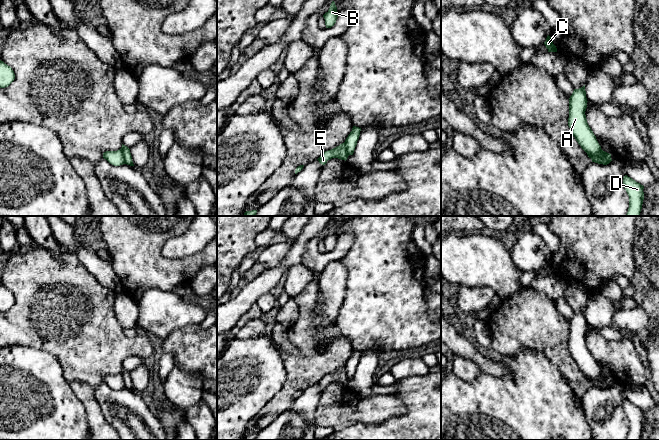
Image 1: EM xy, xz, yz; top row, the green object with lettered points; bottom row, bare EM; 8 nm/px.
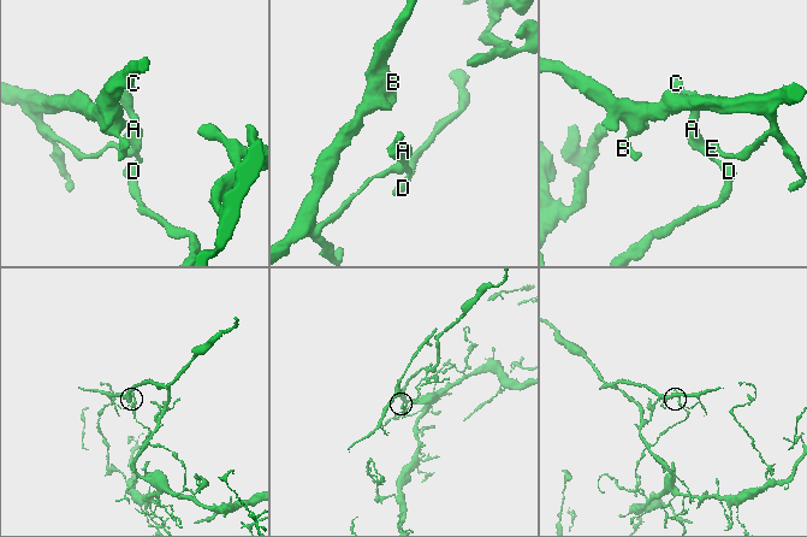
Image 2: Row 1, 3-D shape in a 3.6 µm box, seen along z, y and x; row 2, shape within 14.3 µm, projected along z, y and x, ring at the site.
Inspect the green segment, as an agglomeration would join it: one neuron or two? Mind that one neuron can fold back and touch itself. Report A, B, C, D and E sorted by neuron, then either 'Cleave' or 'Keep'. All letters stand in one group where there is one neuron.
Groups: A C D / B E. Cleave

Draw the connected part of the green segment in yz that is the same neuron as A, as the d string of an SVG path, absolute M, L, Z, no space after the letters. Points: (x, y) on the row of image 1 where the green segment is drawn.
M585 85L574 89L569 98L568 126L581 148L589 158L592 158L595 154L600 156L602 149L587 123L585 115L587 102Z

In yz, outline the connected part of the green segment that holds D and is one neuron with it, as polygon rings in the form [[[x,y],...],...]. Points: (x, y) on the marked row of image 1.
[[[627,175],[623,177],[623,184],[629,196],[629,208],[626,216],[640,216],[644,200],[644,186]]]

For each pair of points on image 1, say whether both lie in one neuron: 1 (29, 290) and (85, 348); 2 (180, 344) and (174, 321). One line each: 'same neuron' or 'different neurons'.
1: same neuron
2: different neurons

